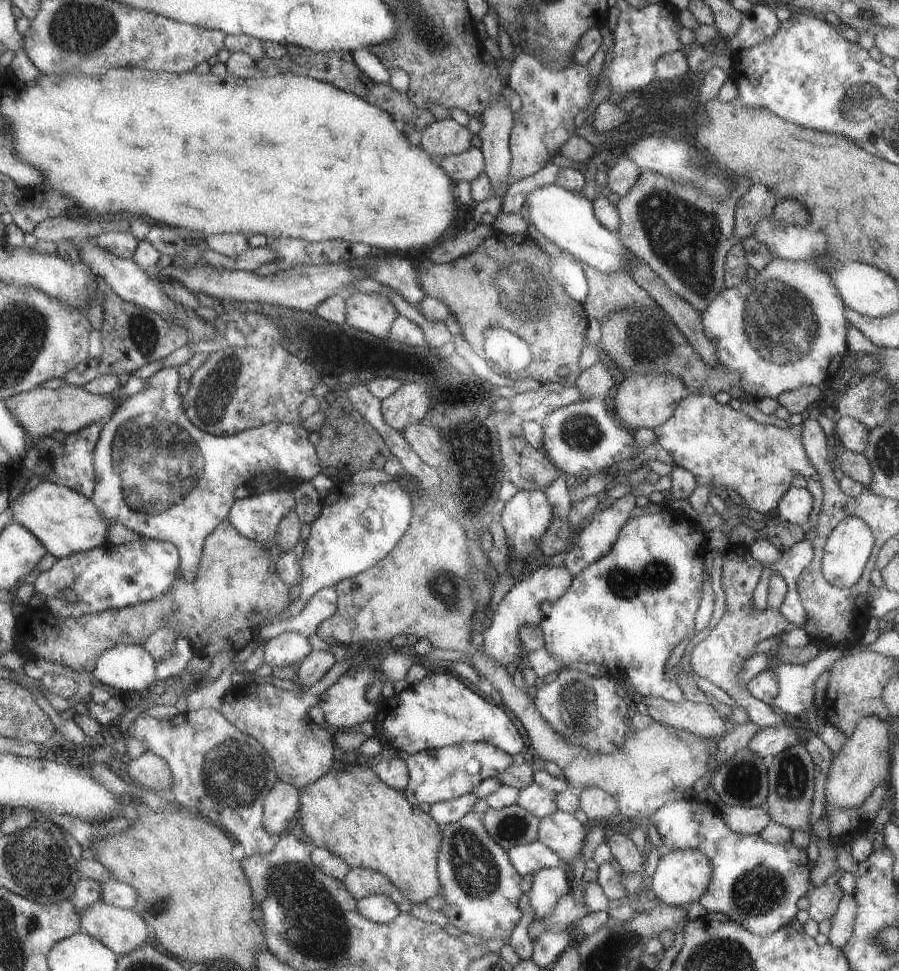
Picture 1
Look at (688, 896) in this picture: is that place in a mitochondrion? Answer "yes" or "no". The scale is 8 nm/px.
no

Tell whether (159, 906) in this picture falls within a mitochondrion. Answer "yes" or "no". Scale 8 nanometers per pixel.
yes

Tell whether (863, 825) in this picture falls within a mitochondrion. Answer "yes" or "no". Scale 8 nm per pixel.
no

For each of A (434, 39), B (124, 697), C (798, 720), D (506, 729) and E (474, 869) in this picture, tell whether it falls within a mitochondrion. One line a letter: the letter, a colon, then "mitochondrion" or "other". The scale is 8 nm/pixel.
A: mitochondrion
B: other
C: other
D: other
E: mitochondrion

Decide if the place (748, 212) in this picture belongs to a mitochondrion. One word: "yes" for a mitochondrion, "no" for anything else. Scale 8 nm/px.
no

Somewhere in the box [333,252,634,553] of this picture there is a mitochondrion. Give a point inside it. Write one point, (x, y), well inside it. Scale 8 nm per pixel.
(525, 293)

